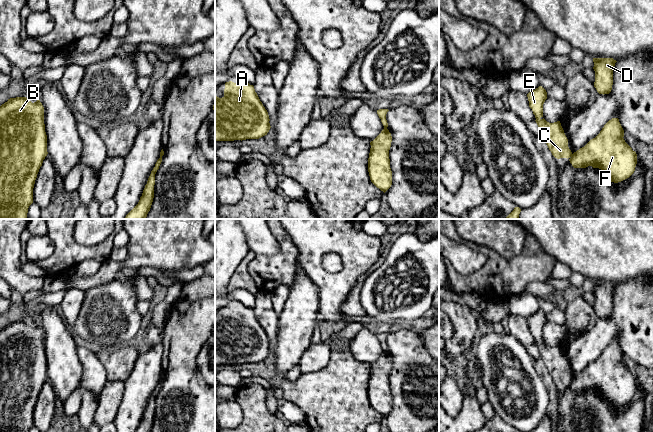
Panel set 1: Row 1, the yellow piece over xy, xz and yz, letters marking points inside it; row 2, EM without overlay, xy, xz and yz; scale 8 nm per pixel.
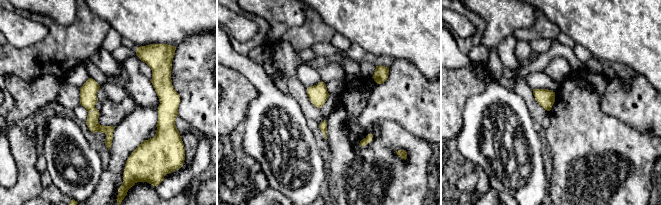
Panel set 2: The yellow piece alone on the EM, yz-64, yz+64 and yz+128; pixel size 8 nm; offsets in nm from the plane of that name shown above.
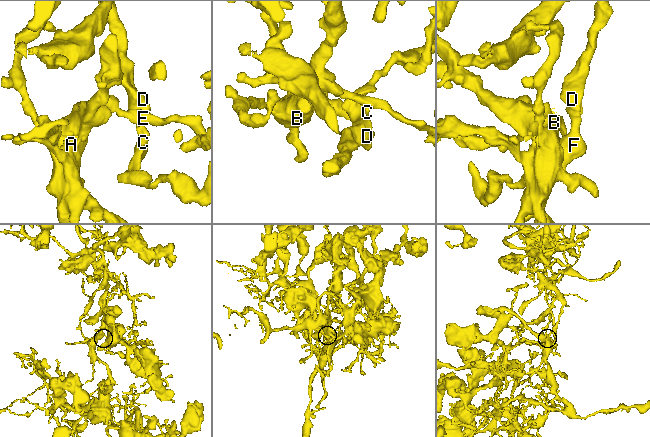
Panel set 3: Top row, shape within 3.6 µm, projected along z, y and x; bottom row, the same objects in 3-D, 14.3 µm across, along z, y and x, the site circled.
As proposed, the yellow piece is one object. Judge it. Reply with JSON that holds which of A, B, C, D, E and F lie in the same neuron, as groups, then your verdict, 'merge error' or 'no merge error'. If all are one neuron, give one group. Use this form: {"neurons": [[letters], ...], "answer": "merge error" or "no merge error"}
{"neurons": [["A", "B", "C", "D", "E", "F"]], "answer": "no merge error"}

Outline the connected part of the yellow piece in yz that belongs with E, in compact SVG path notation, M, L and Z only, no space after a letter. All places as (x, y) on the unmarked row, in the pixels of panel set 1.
M539 310L529 316L527 321L539 351L539 359L555 382L567 382L574 392L599 392L614 407L621 406L634 397L637 378L625 366L624 354L618 342L609 344L595 362L572 377L560 345L549 347L543 342L546 314Z

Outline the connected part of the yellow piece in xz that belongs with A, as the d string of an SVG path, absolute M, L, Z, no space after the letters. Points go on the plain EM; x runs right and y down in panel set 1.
M225 307L224 320L215 320L215 365L259 363L269 356L269 339L254 310Z

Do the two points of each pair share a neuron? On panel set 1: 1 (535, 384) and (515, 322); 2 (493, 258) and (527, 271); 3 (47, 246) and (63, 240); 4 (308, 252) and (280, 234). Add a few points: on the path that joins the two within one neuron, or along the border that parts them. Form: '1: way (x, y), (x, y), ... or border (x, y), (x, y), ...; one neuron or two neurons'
1: border (507, 330), (516, 337); two neurons
2: way (501, 266), (506, 271), (519, 271); one neuron
3: border (47, 234), (54, 245), (54, 251), (38, 262); two neurons
4: border (284, 229), (297, 248), (298, 263); two neurons

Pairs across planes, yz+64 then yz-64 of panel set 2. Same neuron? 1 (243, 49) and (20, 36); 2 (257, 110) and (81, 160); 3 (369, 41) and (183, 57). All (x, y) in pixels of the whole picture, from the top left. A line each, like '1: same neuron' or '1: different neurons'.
1: different neurons
2: same neuron
3: different neurons

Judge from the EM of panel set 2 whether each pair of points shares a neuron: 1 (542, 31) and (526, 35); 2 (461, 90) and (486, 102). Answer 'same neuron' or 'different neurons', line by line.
1: same neuron
2: different neurons

